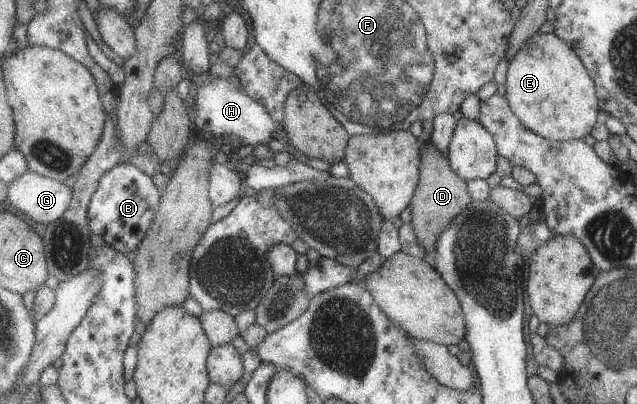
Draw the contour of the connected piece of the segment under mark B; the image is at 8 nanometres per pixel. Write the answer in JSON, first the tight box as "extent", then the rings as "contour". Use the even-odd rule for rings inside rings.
{"extent":[89,161,162,255],"contour":[[[123,161],[100,178],[98,189],[93,193],[89,205],[91,230],[101,235],[108,246],[114,247],[120,253],[127,255],[135,253],[154,225],[162,200],[162,194],[160,194],[160,189],[154,185],[154,179],[139,167]]]}

